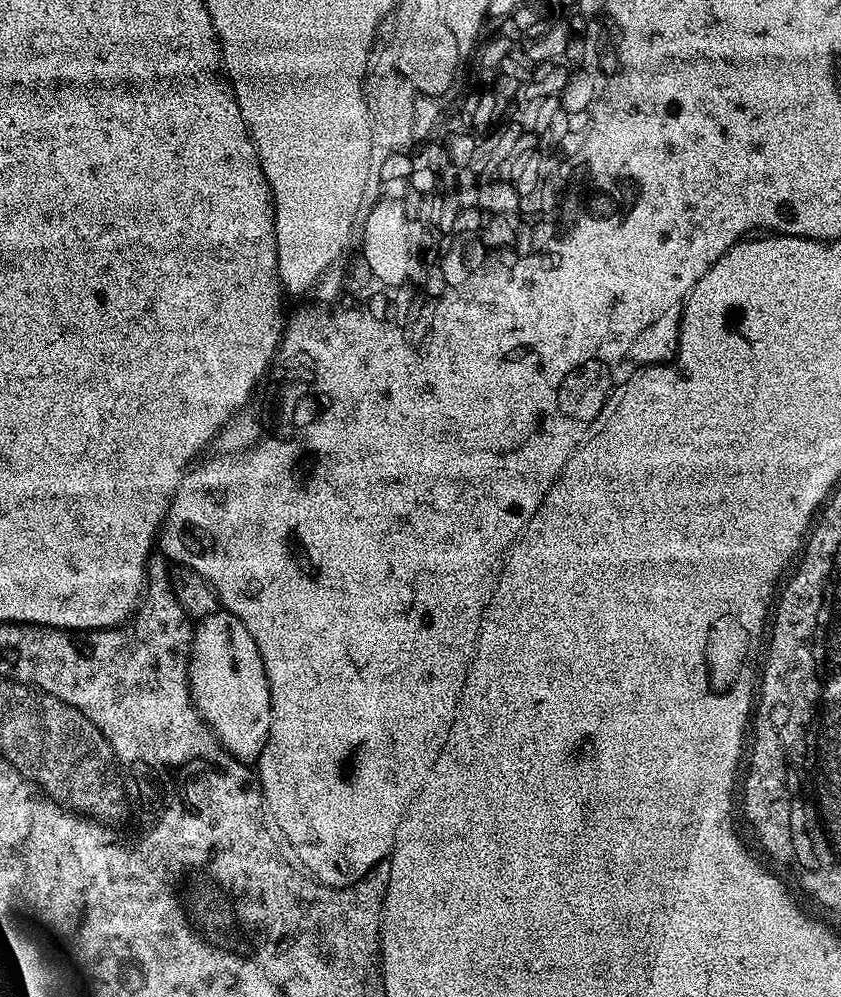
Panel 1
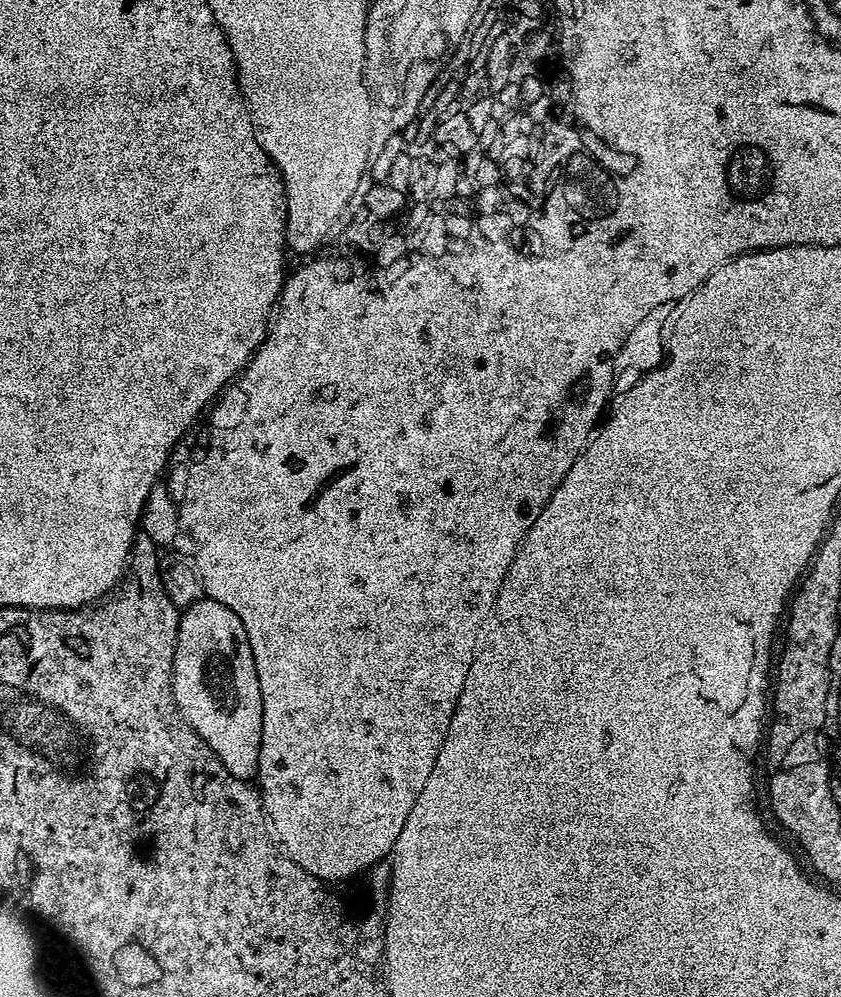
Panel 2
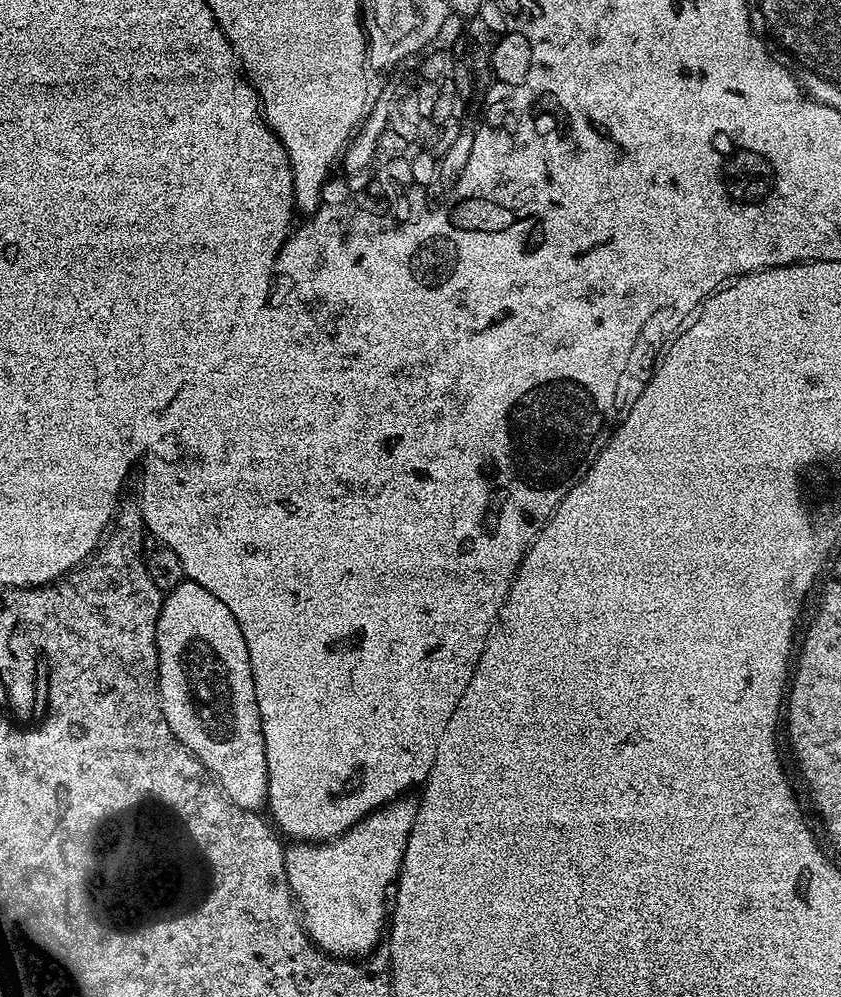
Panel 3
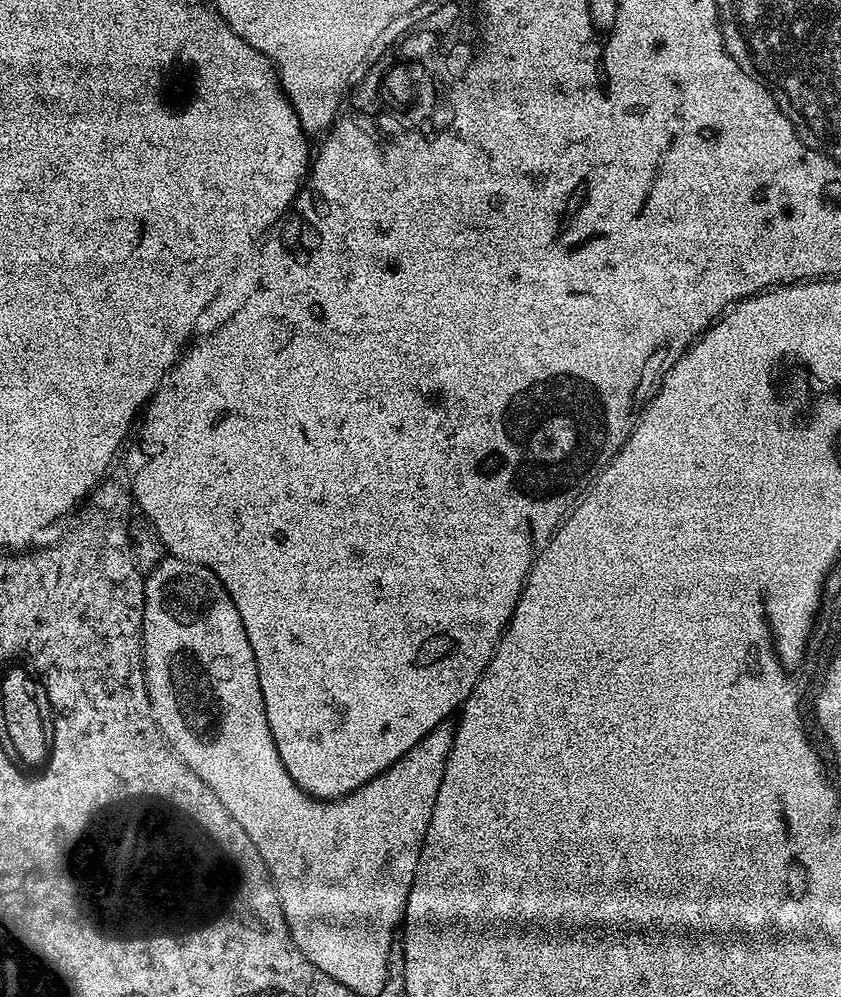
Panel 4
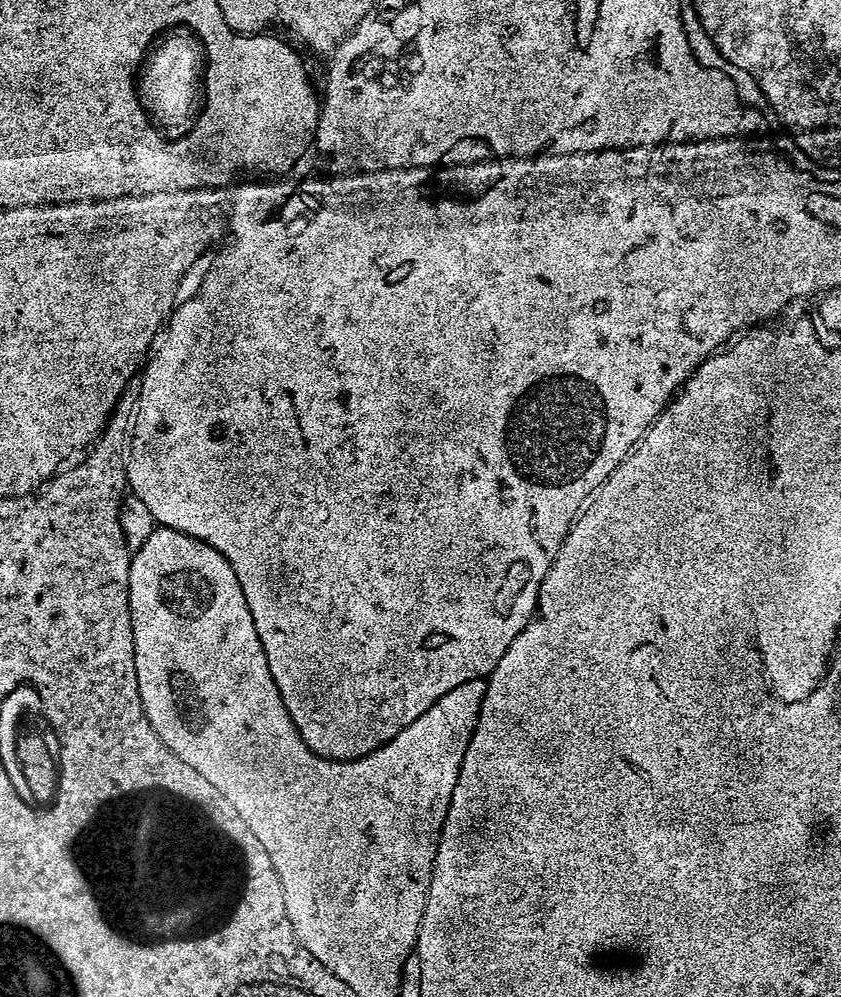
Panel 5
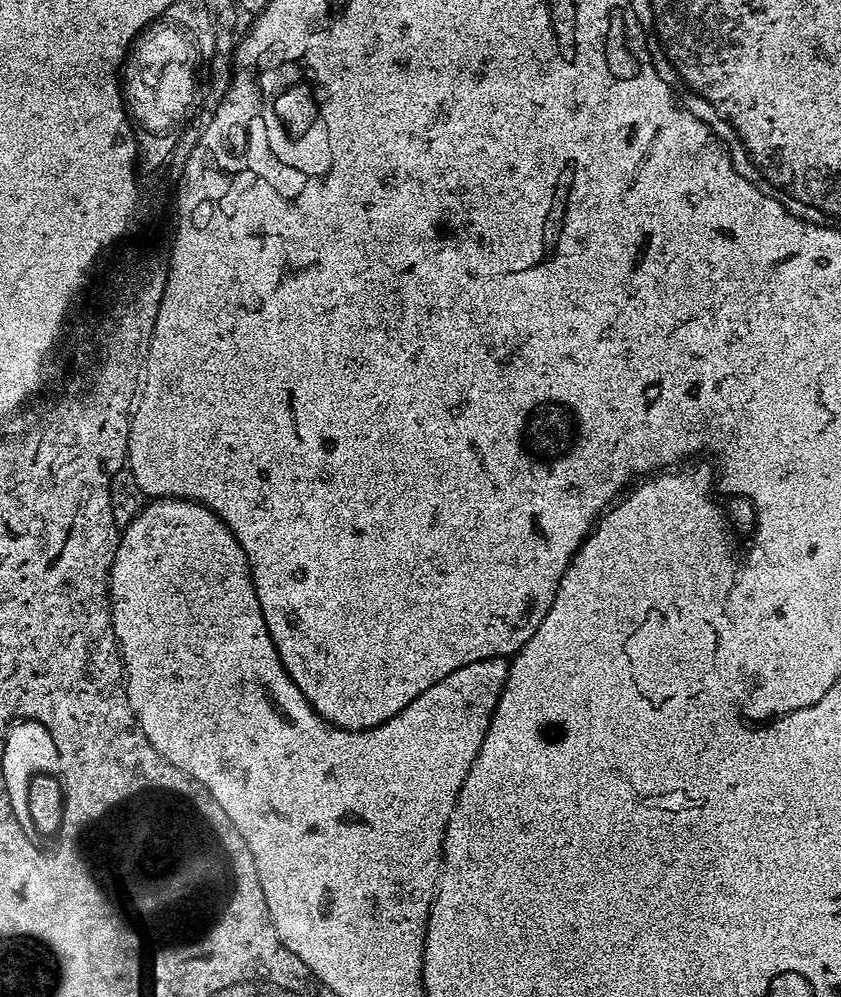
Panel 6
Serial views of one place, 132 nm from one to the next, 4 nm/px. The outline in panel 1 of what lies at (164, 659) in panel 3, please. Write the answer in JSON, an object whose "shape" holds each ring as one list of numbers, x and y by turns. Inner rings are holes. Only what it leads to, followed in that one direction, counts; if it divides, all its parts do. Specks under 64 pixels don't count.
{"shape":[[217,610,212,612,205,618,201,624,195,625,192,633,192,655,188,658,188,688,192,691,192,702,196,709,200,712,200,717,207,722,217,740,224,745,227,752,234,757,235,760,243,760,245,762,255,762,262,755,262,746,266,746,266,738,272,734,272,699,270,698,270,686,266,678,266,670,262,666,262,654,258,654,258,646,254,642,254,638,250,638,250,630,246,630,246,626,242,626,242,622,232,612]]}

